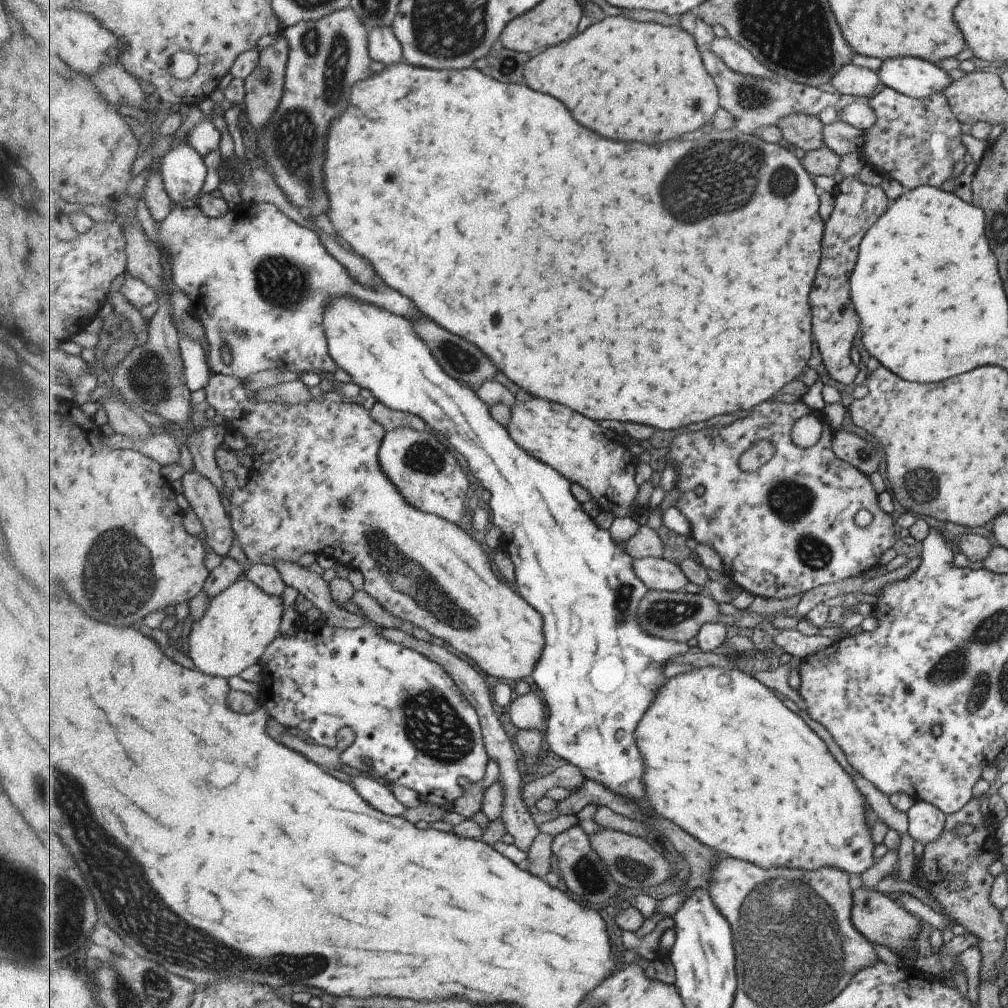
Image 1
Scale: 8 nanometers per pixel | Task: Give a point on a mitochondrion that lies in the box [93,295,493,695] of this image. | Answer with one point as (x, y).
(399, 570)

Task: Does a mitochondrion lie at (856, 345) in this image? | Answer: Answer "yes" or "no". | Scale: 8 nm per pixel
no

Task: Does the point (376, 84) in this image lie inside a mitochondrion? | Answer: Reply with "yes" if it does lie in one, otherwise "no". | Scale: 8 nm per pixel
no

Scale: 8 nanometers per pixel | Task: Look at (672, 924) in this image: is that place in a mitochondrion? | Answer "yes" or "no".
no

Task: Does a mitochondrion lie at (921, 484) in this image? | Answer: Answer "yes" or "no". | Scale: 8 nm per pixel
yes

